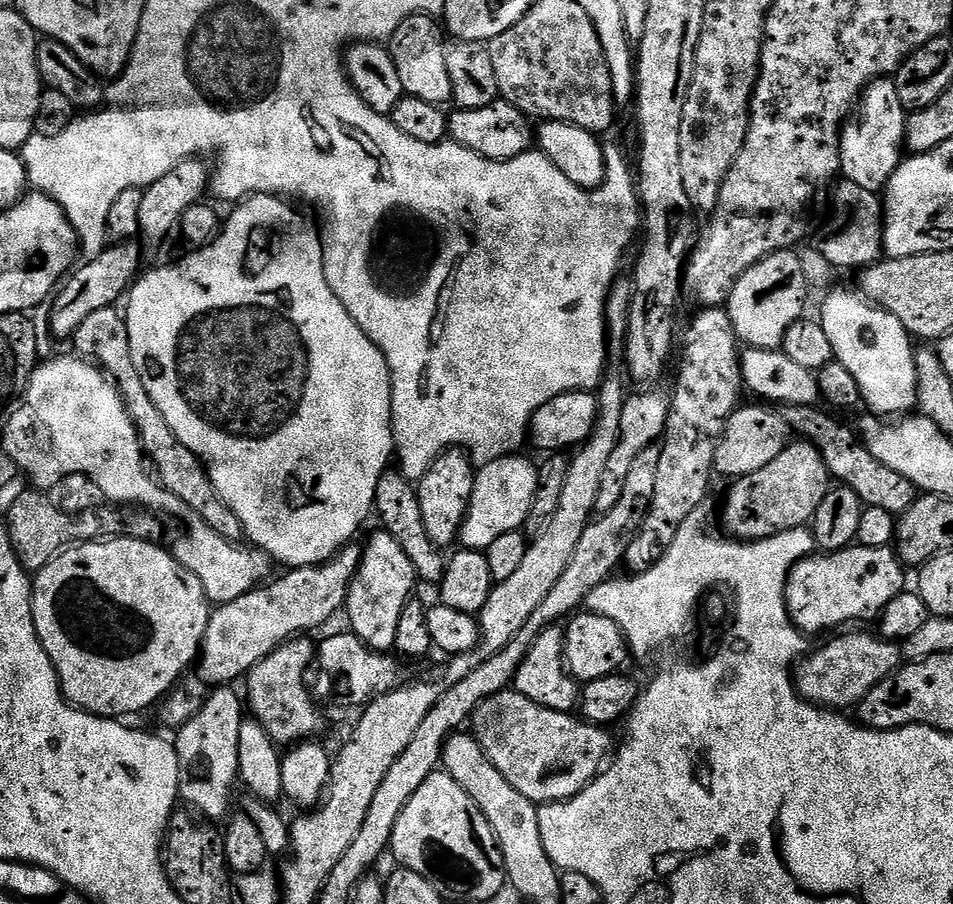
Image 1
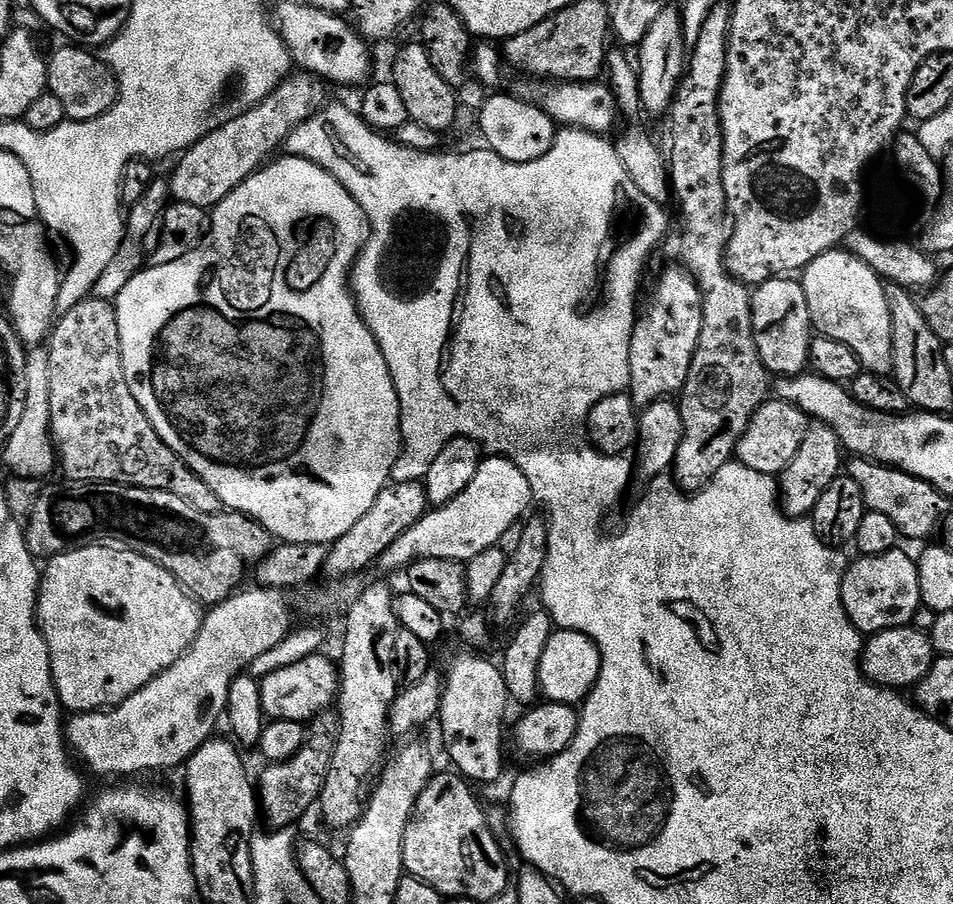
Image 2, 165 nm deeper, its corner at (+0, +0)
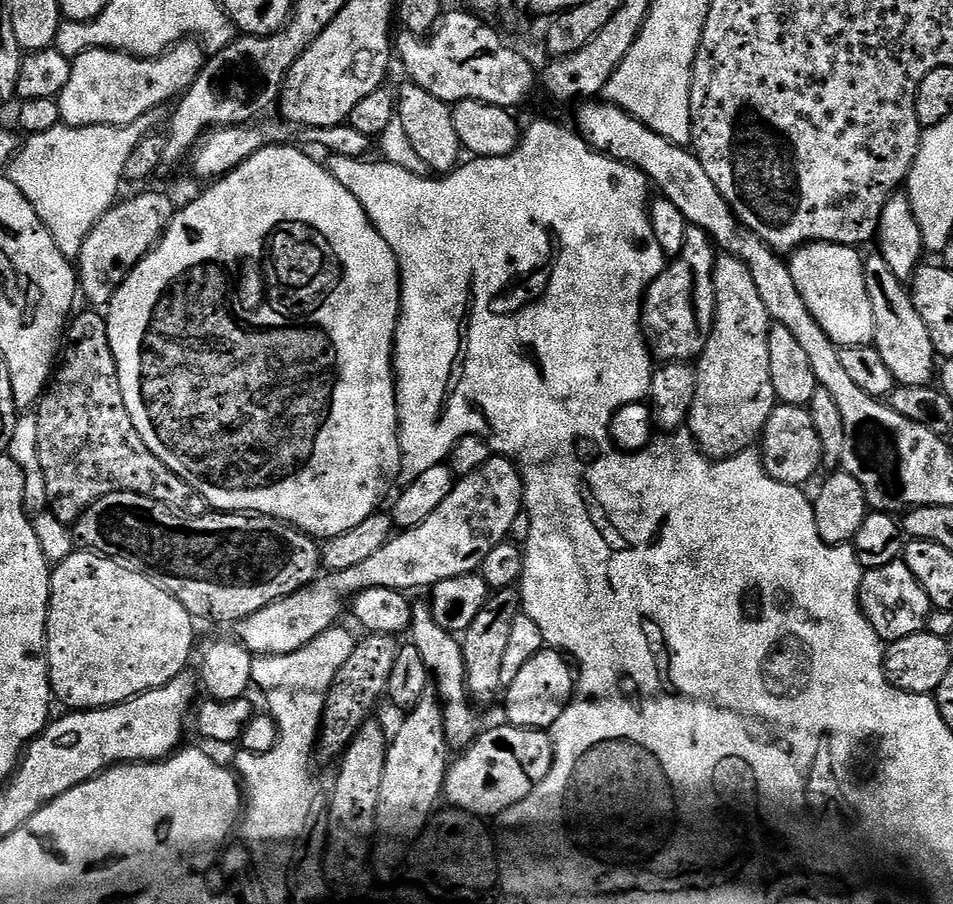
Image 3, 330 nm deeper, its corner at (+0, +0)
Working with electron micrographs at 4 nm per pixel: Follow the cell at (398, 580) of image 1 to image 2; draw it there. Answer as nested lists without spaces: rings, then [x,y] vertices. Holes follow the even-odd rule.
[[[372,584],[361,591],[359,598],[346,609],[348,617],[344,620],[344,661],[339,661],[340,690],[338,693],[338,711],[340,713],[340,732],[336,735],[334,758],[326,774],[326,786],[320,791],[318,812],[332,828],[351,829],[366,807],[366,788],[364,779],[381,763],[384,743],[390,740],[388,715],[398,691],[398,673],[396,671],[396,643],[400,633],[400,623],[396,617],[394,592],[384,584]]]

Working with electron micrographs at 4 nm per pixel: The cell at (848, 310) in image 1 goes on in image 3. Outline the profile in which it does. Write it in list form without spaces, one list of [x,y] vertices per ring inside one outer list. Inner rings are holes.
[[[805,243],[791,253],[788,264],[794,286],[798,286],[806,306],[810,306],[810,314],[814,314],[822,330],[826,330],[828,337],[840,348],[874,341],[876,319],[866,290],[865,257],[856,252],[859,251],[847,244]]]

